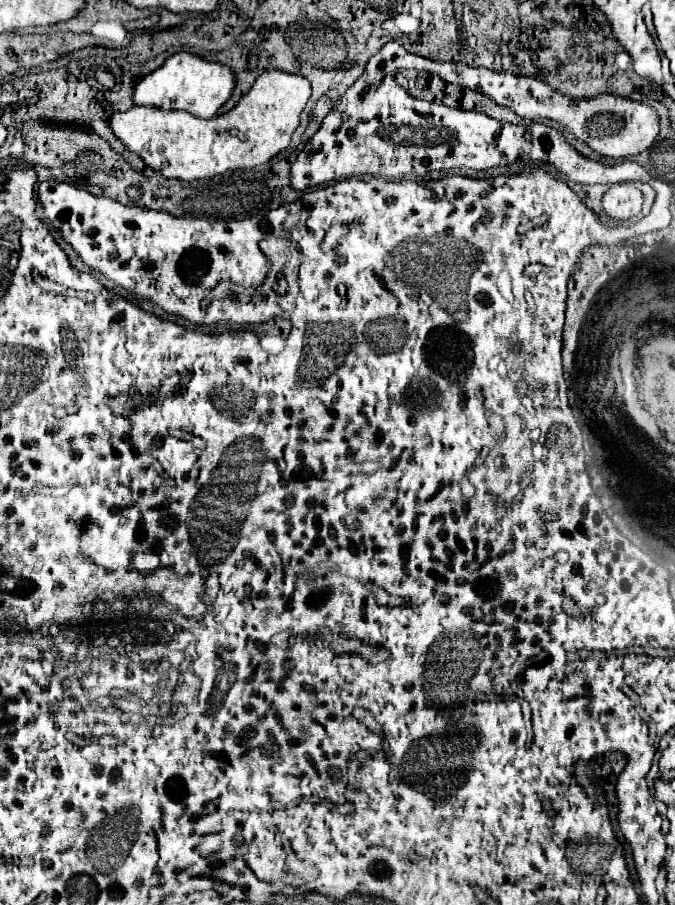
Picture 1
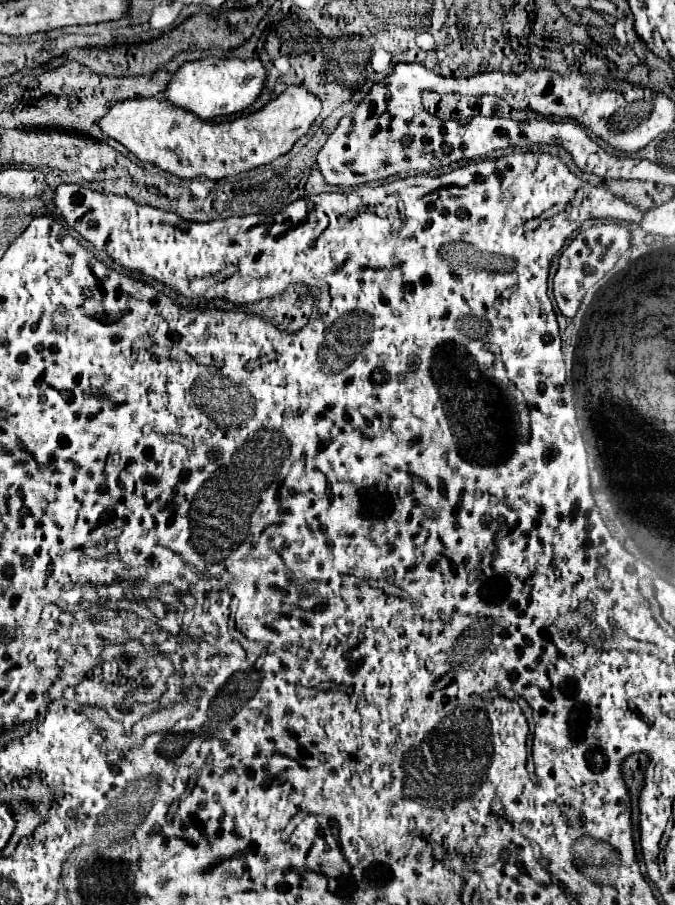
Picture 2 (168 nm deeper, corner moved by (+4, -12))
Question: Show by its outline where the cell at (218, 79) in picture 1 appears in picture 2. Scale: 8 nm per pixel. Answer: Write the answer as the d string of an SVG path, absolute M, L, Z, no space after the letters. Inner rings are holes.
M206 57L200 61L188 61L172 75L168 85L164 87L162 101L194 113L202 121L212 121L220 115L232 115L236 111L250 107L262 91L264 75L266 71L258 59L244 61L236 57Z

